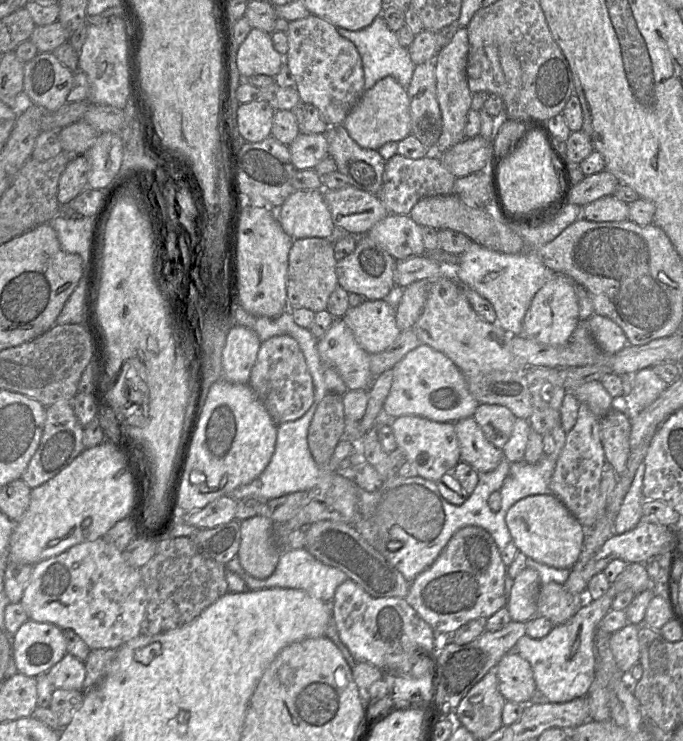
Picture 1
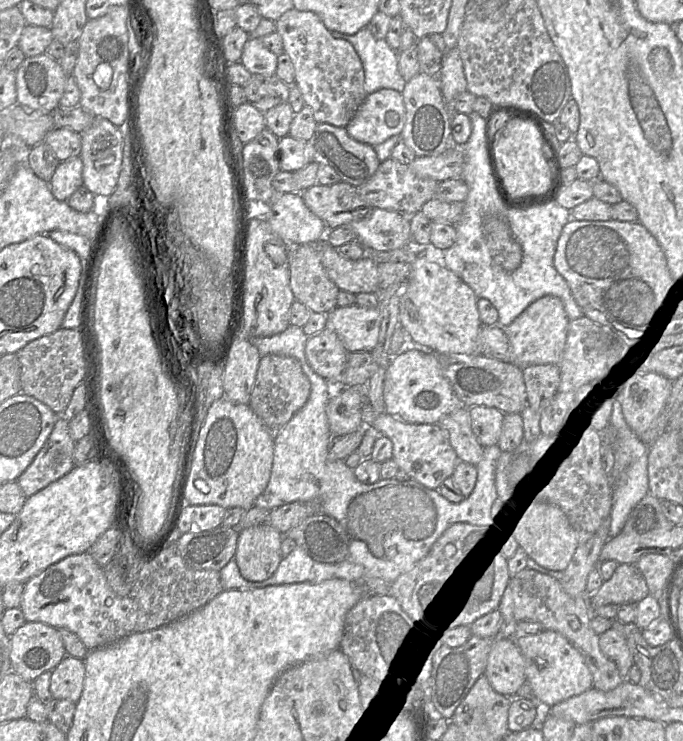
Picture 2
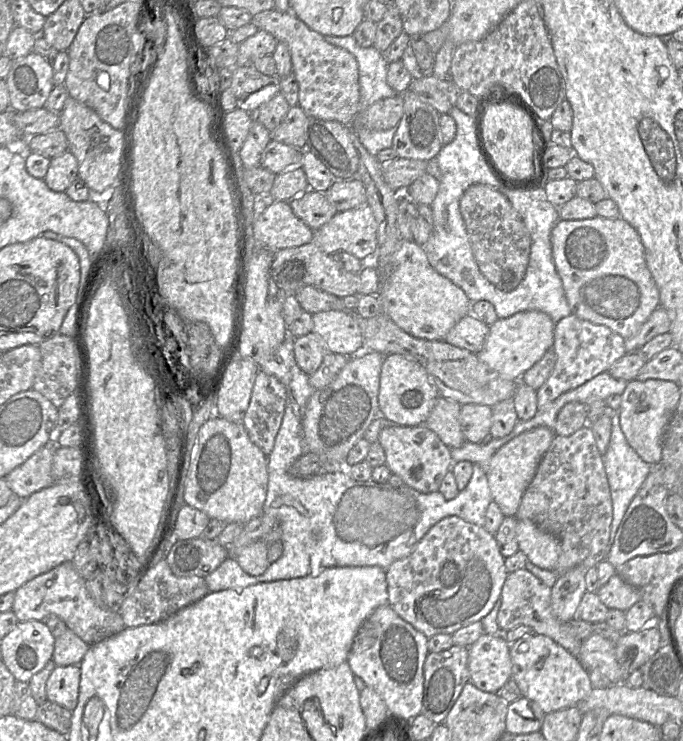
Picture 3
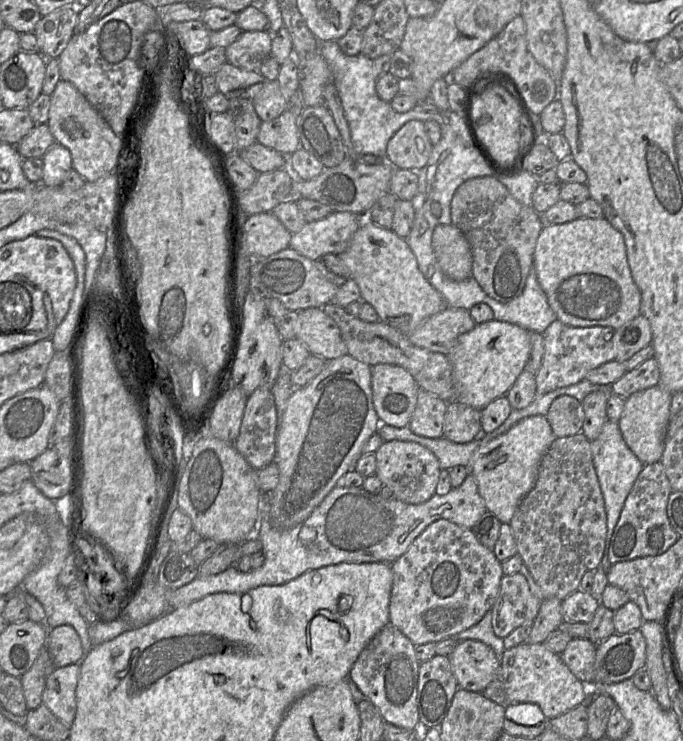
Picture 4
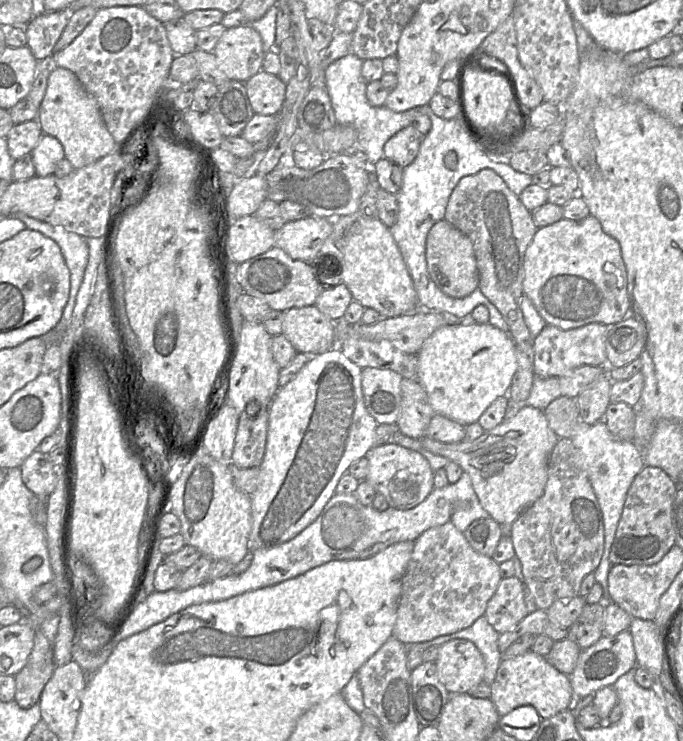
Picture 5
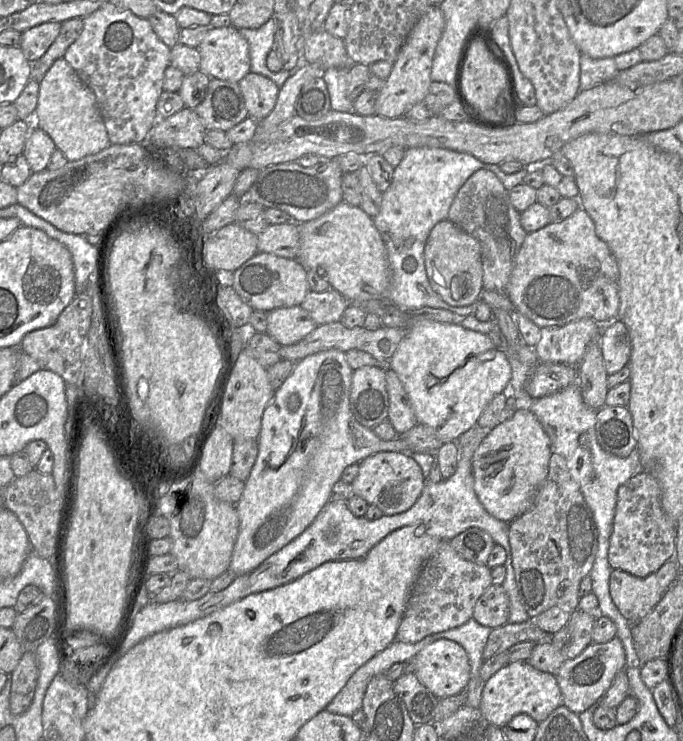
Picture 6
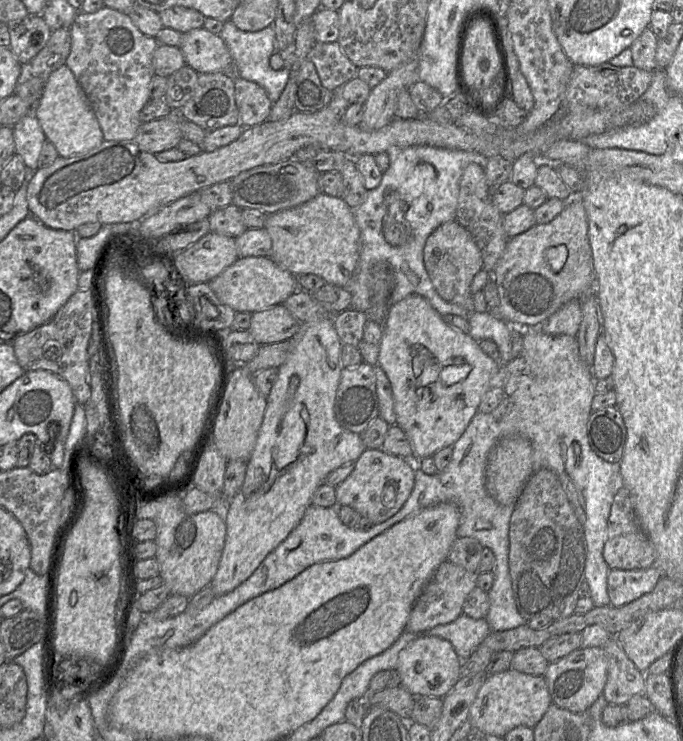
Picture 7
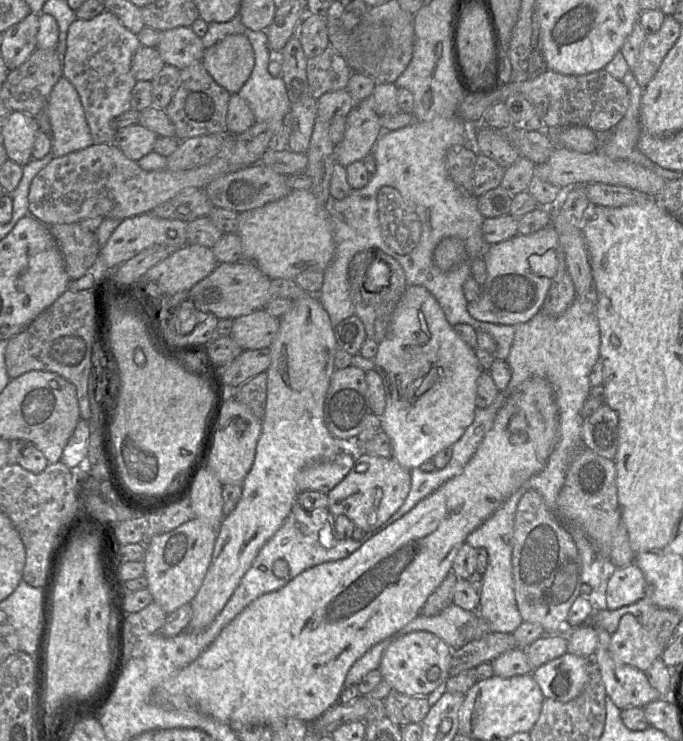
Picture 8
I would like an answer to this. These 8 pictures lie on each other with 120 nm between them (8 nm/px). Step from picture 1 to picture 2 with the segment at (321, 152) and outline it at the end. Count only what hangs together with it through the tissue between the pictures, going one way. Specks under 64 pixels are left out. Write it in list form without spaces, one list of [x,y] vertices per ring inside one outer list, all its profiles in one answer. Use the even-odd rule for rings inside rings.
[[[287,135],[279,139],[278,148],[280,171],[295,172],[315,161],[315,150],[309,141]]]

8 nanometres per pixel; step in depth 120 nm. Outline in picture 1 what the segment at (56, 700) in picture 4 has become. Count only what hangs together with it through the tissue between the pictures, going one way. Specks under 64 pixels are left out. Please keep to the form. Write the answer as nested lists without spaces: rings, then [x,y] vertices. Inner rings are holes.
[[[67,652],[46,674],[55,689],[82,690],[86,676],[85,662]]]

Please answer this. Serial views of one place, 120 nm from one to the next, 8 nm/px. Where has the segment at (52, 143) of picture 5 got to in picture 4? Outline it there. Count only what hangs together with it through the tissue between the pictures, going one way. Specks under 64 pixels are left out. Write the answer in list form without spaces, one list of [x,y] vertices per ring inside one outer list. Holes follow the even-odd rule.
[[[55,143],[42,157],[42,184],[50,187],[60,187],[72,167],[70,151],[63,145]]]

